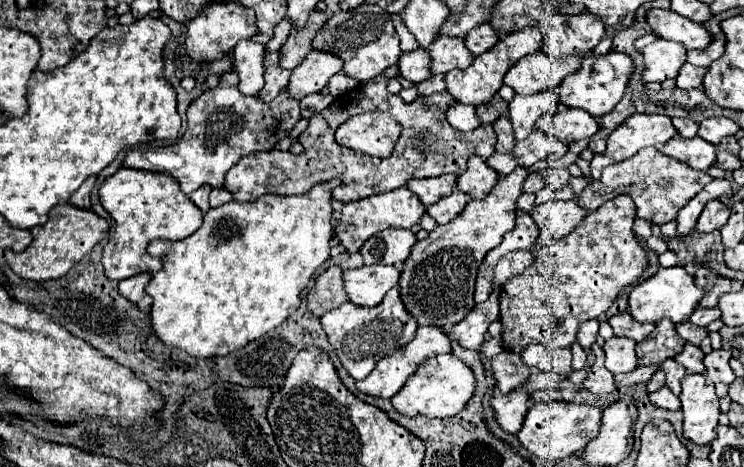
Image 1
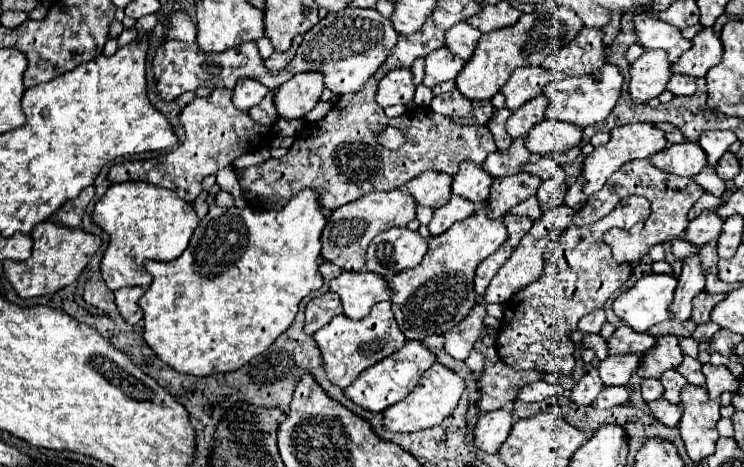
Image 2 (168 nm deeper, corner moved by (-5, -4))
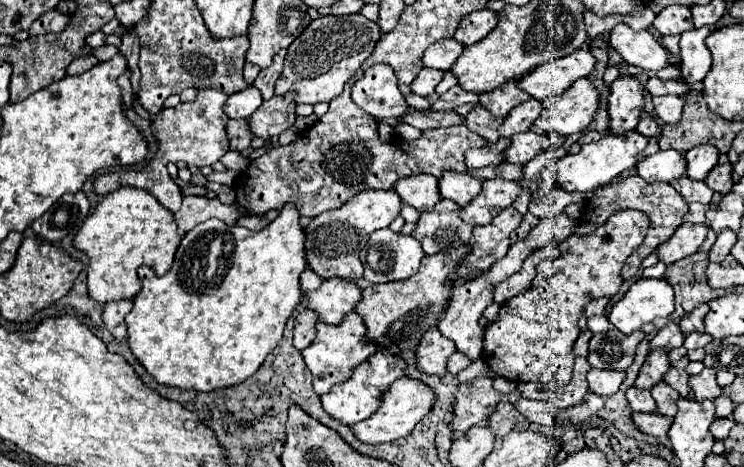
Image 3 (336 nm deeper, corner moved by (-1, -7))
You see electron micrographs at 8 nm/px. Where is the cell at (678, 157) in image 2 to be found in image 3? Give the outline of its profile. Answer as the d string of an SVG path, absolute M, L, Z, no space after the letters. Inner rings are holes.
M667 149L667 151L657 151L655 155L643 157L637 163L637 173L655 183L655 181L673 181L679 177L687 175L687 161L681 151Z

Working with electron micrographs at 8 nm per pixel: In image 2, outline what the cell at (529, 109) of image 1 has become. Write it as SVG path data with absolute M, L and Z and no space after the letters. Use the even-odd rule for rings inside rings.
M545 94L529 100L527 104L523 104L519 110L511 112L507 124L505 124L505 130L511 138L525 138L527 132L539 124L541 120L545 120L545 108L547 108L549 100Z

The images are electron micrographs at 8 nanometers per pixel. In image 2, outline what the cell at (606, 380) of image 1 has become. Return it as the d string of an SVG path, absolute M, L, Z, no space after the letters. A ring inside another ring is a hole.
M593 360L589 366L585 366L585 374L579 378L579 382L571 388L569 400L579 406L589 406L597 394L603 390L603 382L597 376L599 360Z

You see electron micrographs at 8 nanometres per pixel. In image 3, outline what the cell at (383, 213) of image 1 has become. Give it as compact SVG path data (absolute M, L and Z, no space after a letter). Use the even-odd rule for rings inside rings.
M367 189L355 195L351 201L347 201L343 207L317 215L305 227L305 233L307 233L305 251L307 251L309 267L325 279L329 277L341 277L341 279L353 279L353 281L361 279L363 277L363 265L359 261L361 249L367 245L369 235L373 231L389 227L395 221L395 217L401 215L401 205L403 205L401 197L397 195L395 189L389 189L389 191Z

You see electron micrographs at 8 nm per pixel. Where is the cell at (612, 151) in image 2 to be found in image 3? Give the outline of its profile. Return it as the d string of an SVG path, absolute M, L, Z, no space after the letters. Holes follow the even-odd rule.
M627 131L623 135L603 135L597 143L589 143L583 145L581 151L577 155L565 155L563 159L559 159L557 163L553 163L551 167L547 167L541 173L541 187L539 187L539 195L547 195L551 191L553 185L563 187L565 191L595 191L603 185L607 185L611 179L615 179L617 175L621 175L627 169L633 169L639 161L639 157L643 155L645 147L649 143L649 137L641 135L639 131Z

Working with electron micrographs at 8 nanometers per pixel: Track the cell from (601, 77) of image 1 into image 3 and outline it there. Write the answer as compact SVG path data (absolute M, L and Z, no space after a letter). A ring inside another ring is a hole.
M589 77L579 79L565 93L547 97L535 125L559 135L585 133L599 109L599 91Z

